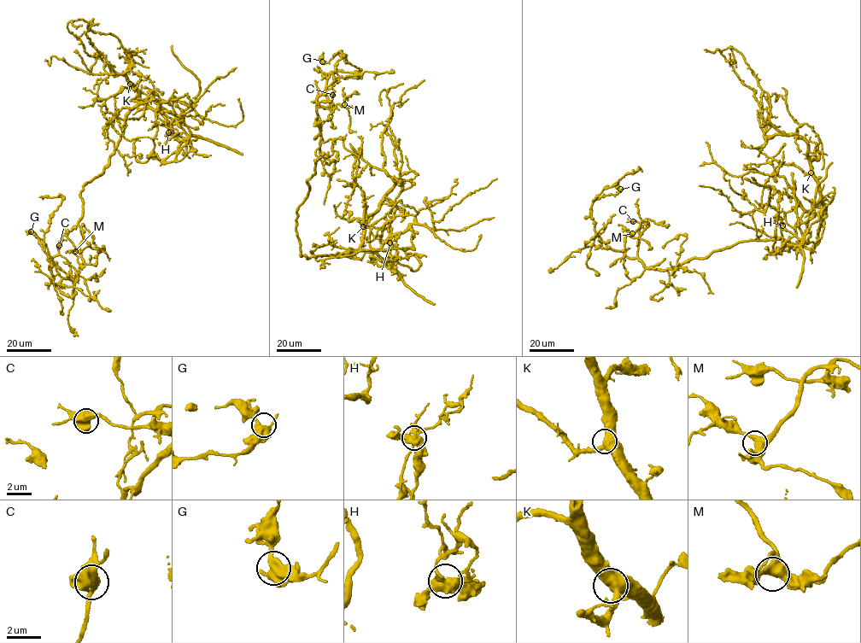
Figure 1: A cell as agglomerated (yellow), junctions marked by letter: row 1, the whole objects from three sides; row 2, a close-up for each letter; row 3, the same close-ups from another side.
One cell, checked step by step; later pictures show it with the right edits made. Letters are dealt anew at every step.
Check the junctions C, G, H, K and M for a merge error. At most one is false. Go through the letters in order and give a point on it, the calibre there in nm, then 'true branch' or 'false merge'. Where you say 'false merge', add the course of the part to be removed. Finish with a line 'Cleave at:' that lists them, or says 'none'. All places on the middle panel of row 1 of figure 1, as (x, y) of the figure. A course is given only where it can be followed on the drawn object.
C: (332, 95) | 550 nm | true branch
G: (322, 61) | 480 nm | true branch
H: (389, 242) | 500 nm | false merge | (390, 242), (389, 262), (393, 270), (393, 263), (383, 260), (372, 250), (410, 248), (414, 235), (412, 228)
K: (363, 226) | 500 nm | true branch
M: (344, 104) | 440 nm | true branch
Cleave at: H

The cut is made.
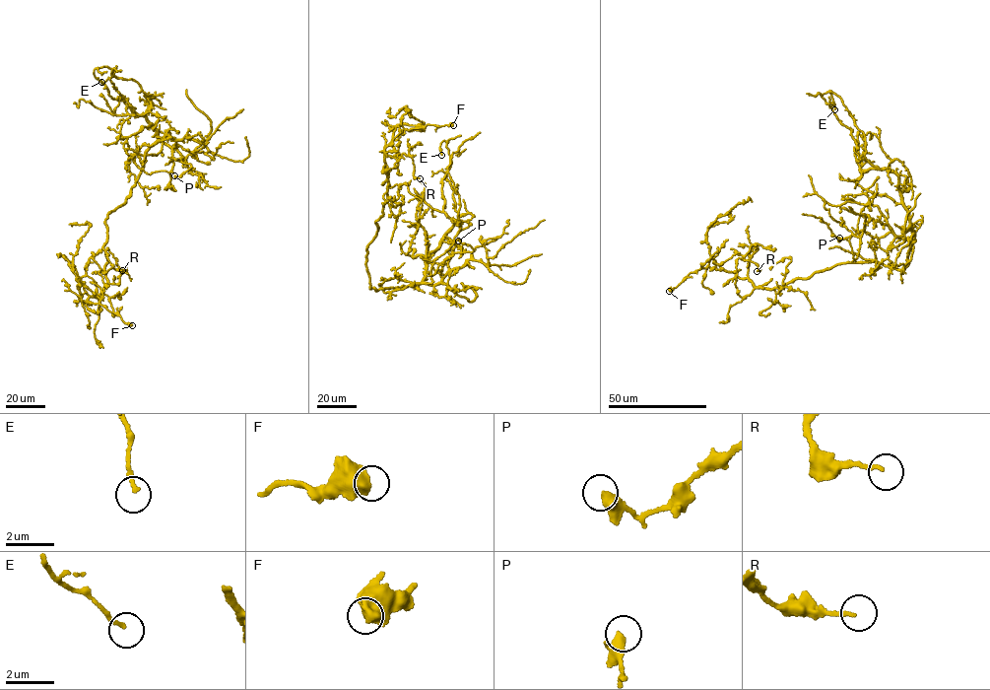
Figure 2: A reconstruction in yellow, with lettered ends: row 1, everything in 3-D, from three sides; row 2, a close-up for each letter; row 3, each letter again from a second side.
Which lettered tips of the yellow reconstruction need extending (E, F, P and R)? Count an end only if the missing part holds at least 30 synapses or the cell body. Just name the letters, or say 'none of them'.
none of them

